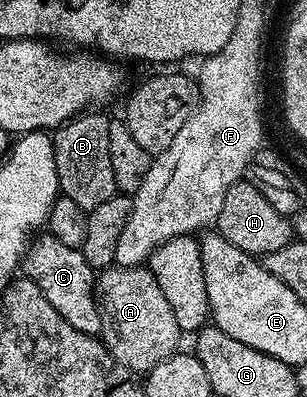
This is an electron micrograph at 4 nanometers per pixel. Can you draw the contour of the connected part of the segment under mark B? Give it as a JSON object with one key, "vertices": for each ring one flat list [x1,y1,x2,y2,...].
{"vertices":[[84,111,64,122,53,133,60,194,88,211,117,193,113,162,109,160,110,126,111,121,103,118,99,111]]}

